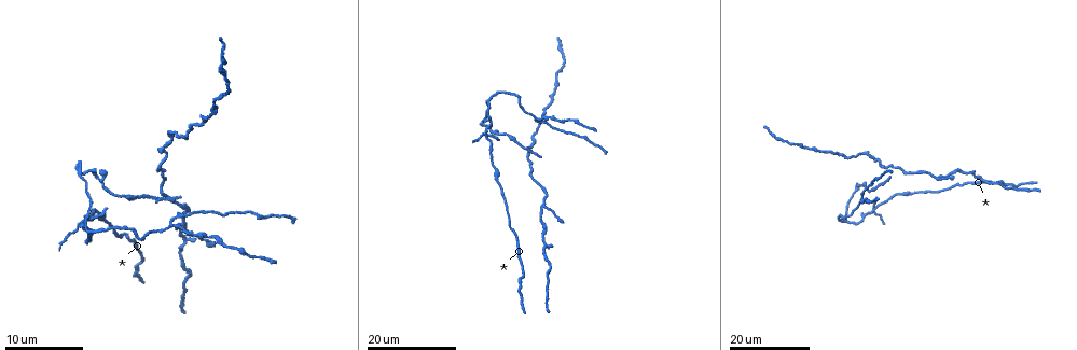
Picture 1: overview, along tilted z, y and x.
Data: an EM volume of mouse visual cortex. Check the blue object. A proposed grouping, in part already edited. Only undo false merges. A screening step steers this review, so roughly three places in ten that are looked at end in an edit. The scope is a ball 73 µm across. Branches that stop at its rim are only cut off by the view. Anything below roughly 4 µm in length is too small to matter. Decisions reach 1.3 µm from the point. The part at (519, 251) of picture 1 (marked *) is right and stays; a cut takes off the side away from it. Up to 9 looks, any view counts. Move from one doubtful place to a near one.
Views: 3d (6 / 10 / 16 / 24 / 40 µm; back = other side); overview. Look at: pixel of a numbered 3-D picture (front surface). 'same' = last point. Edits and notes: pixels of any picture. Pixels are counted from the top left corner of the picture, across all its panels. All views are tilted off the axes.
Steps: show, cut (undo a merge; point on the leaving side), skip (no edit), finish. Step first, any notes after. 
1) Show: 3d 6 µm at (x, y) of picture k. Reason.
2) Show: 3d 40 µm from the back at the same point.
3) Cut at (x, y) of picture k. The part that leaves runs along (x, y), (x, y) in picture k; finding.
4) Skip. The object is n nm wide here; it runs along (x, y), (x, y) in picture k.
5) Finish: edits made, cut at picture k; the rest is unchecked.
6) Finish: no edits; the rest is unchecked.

Show: 3d 16 µm at (485, 138) of picture 1. Calibre changes.

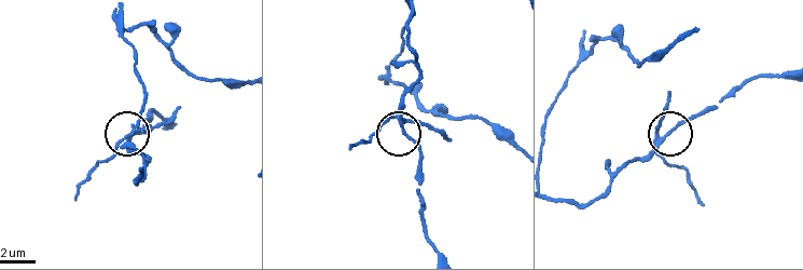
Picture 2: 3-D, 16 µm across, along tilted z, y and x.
Show: 3d 6 µm at (404, 131) of picture 2. Closer look.

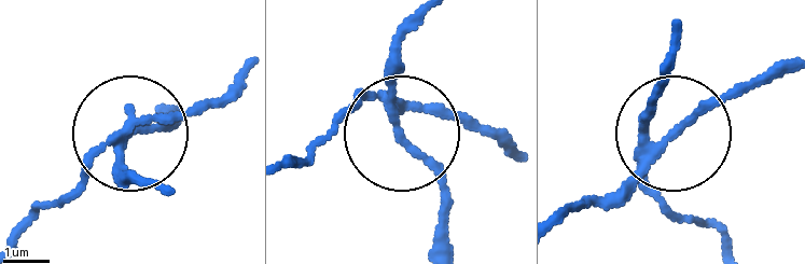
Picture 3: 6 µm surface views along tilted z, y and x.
Cut at (183, 117) of picture 3. 3 arms meet here; a second cell is stuck on.

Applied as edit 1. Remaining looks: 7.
Show: 3d 16 µm at (87, 231) of picture 1.

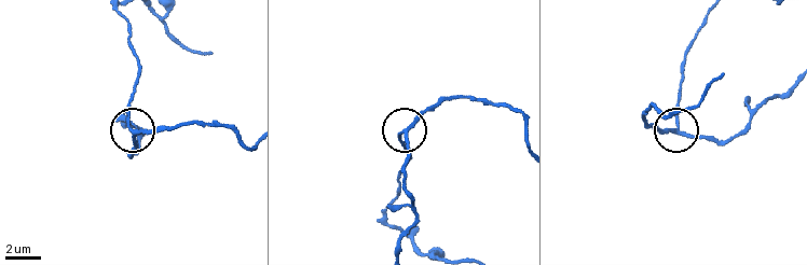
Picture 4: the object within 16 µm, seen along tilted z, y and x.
Show: 3d 6 µm at (676, 130) of picture 4.

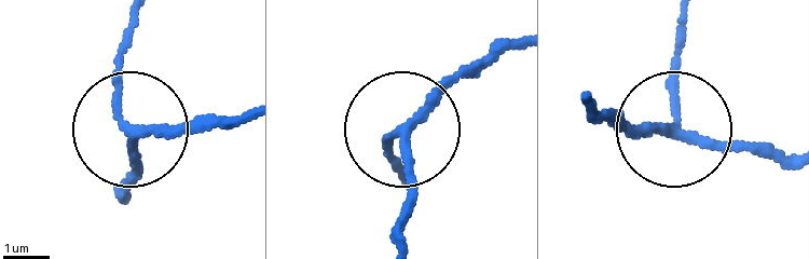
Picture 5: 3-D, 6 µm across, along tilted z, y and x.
Show: 3d 6 µm from the back at (132, 127) of picture 5. Other side.

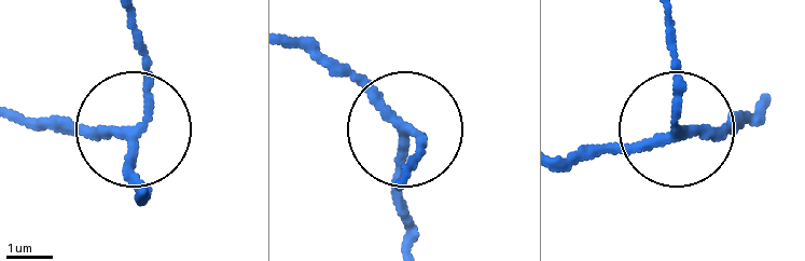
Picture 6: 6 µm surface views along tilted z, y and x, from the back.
Skip. The side arm is 37 µm long; it runs along (560, 155), (762, 113) in picture 6; all the same cell.

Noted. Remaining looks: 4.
Show: 3d 16 µm at (864, 153) of picture 1. Thin arm on a thick one.

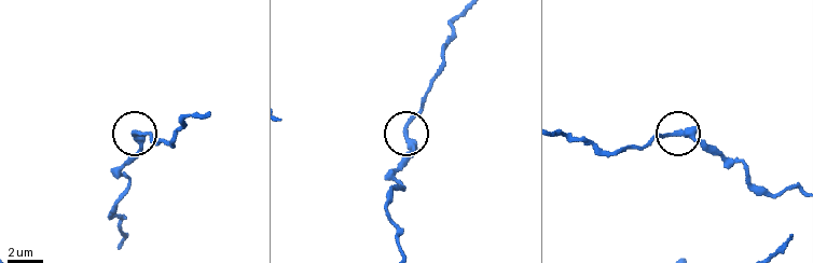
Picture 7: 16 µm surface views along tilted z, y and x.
Show: 3d 10 µm at (679, 132) of picture 7.

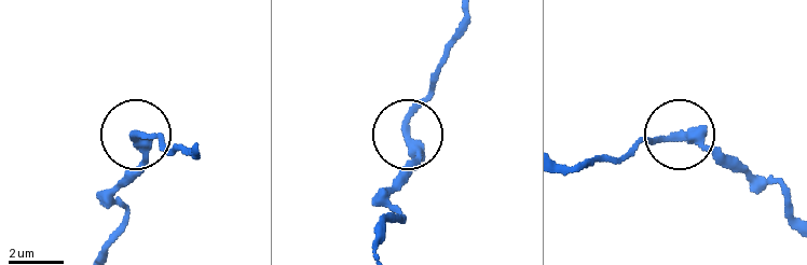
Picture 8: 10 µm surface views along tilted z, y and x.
Skip. 3 arms meet here; one cell here.

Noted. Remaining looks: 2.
Show: 3d 16 µm at (482, 123) of picture 1. Side arm on a straight run.

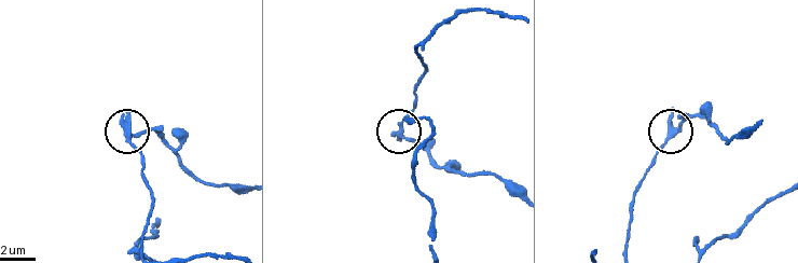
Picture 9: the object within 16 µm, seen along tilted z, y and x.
Show: 3d 6 µm at (129, 136) of picture 9.

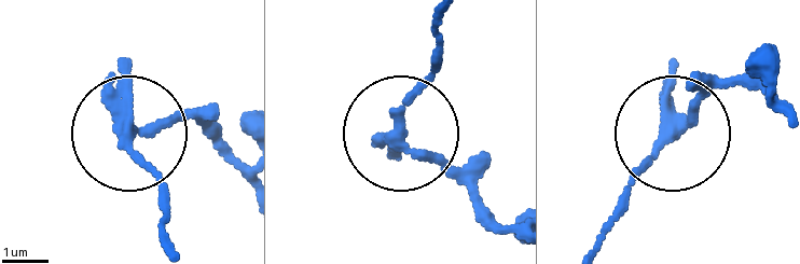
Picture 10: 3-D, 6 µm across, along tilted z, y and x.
Cut at (181, 113) of picture 10. 3 arms meet here; the part that leaves runs along (125, 112), (155, 126), (197, 123), (246, 175) in picture 10; two cells meet here.

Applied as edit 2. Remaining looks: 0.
Finish: edits made, cut at picture 3, cut at picture 10; the rest is unchecked.

